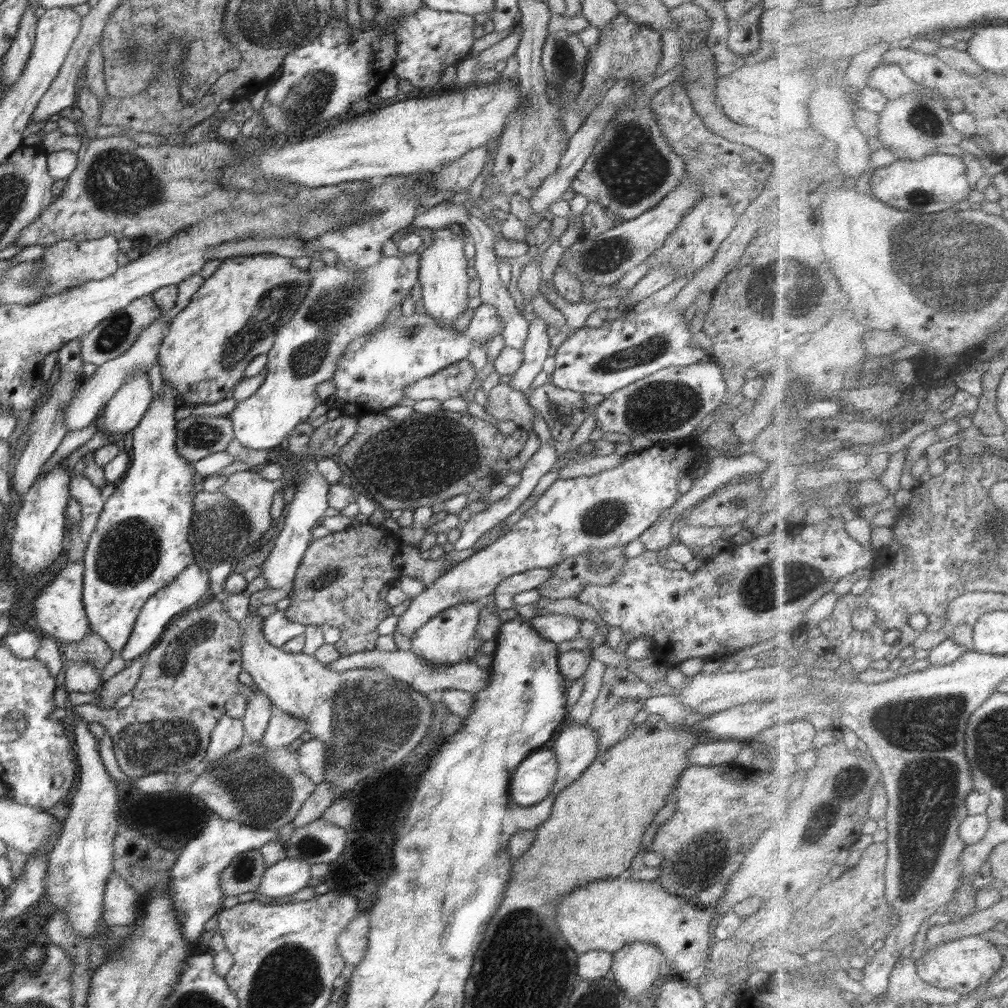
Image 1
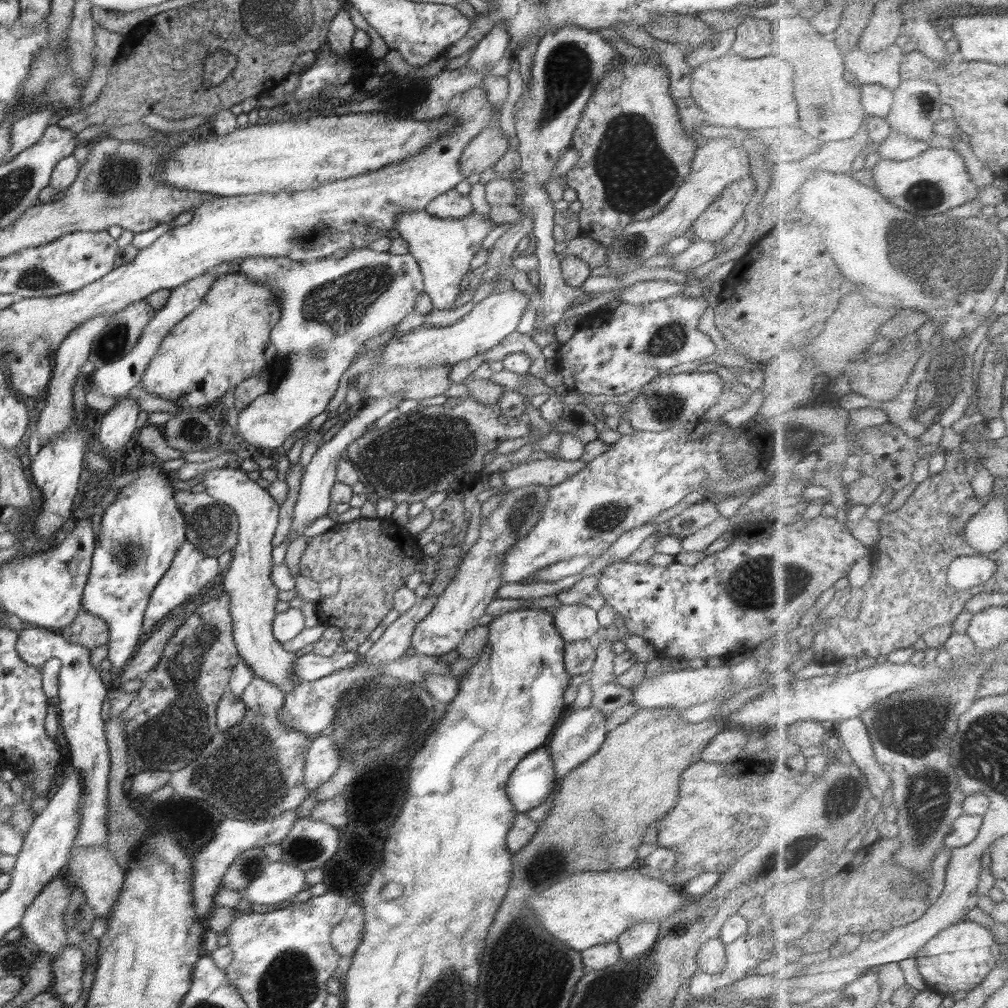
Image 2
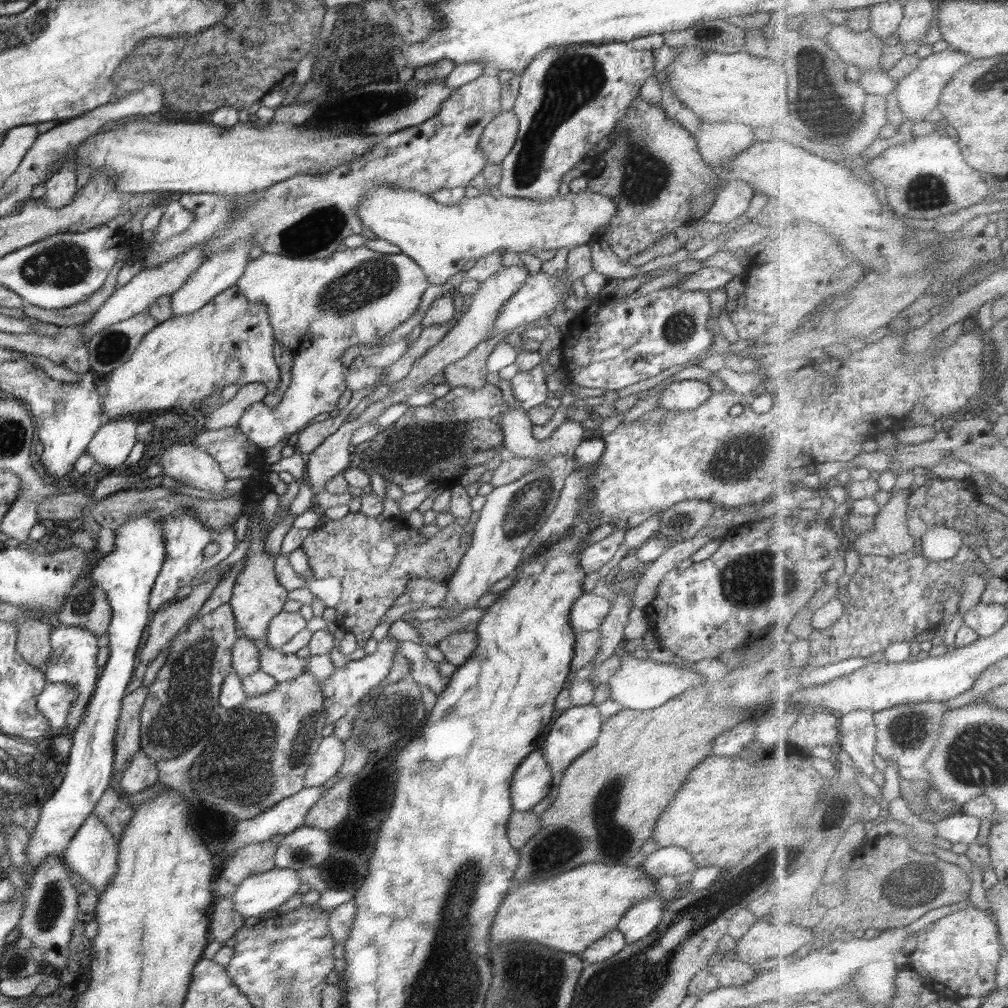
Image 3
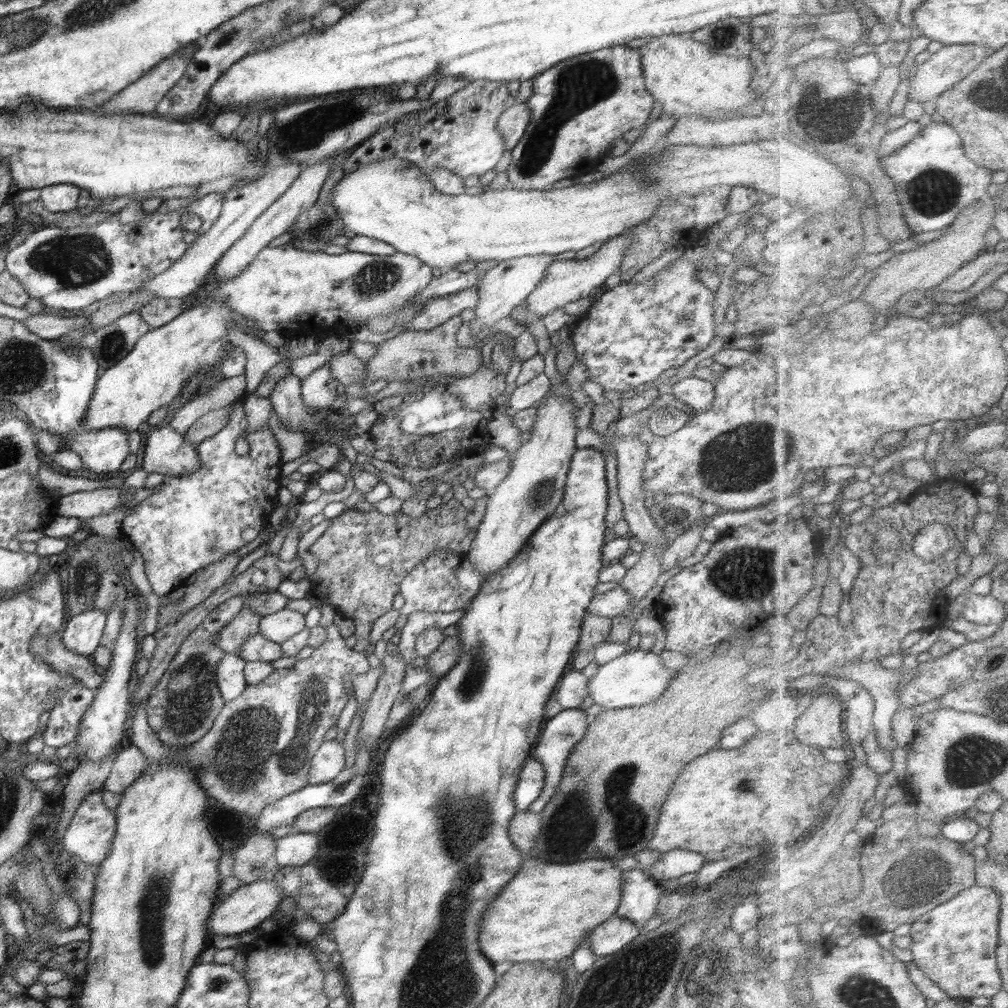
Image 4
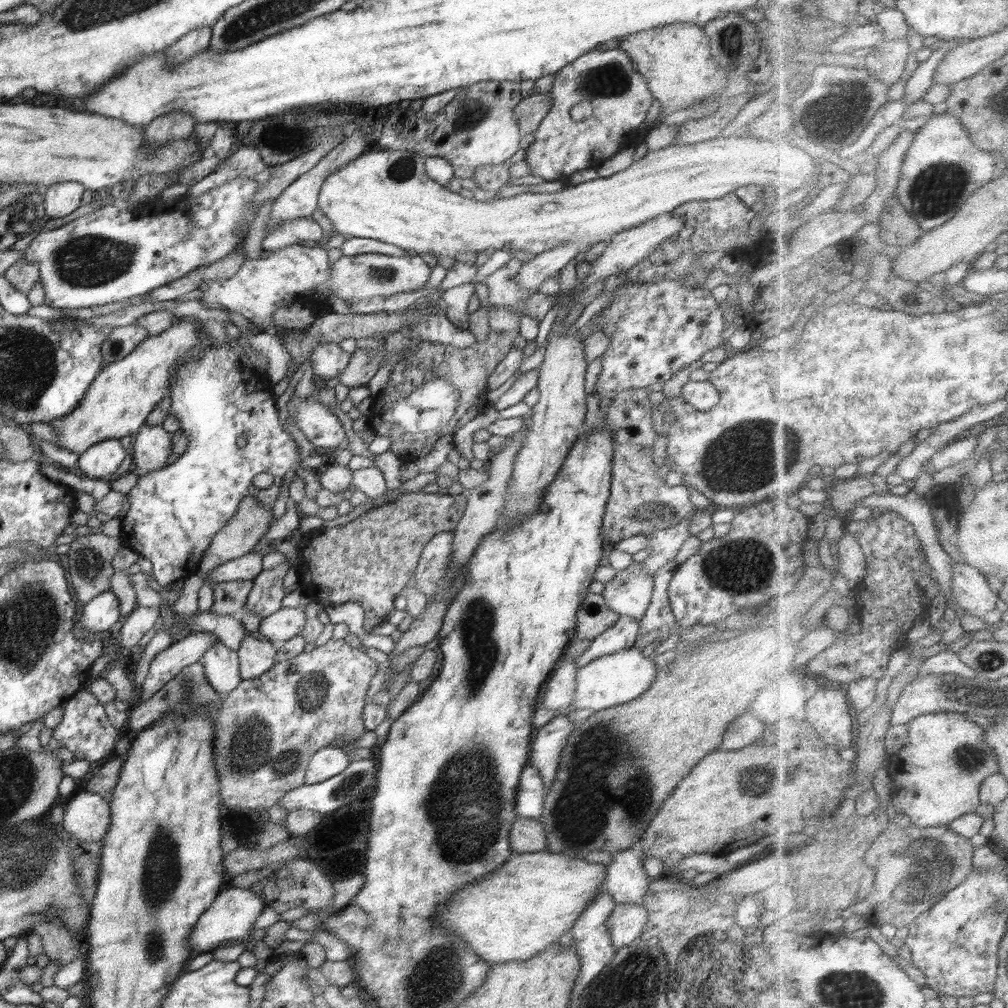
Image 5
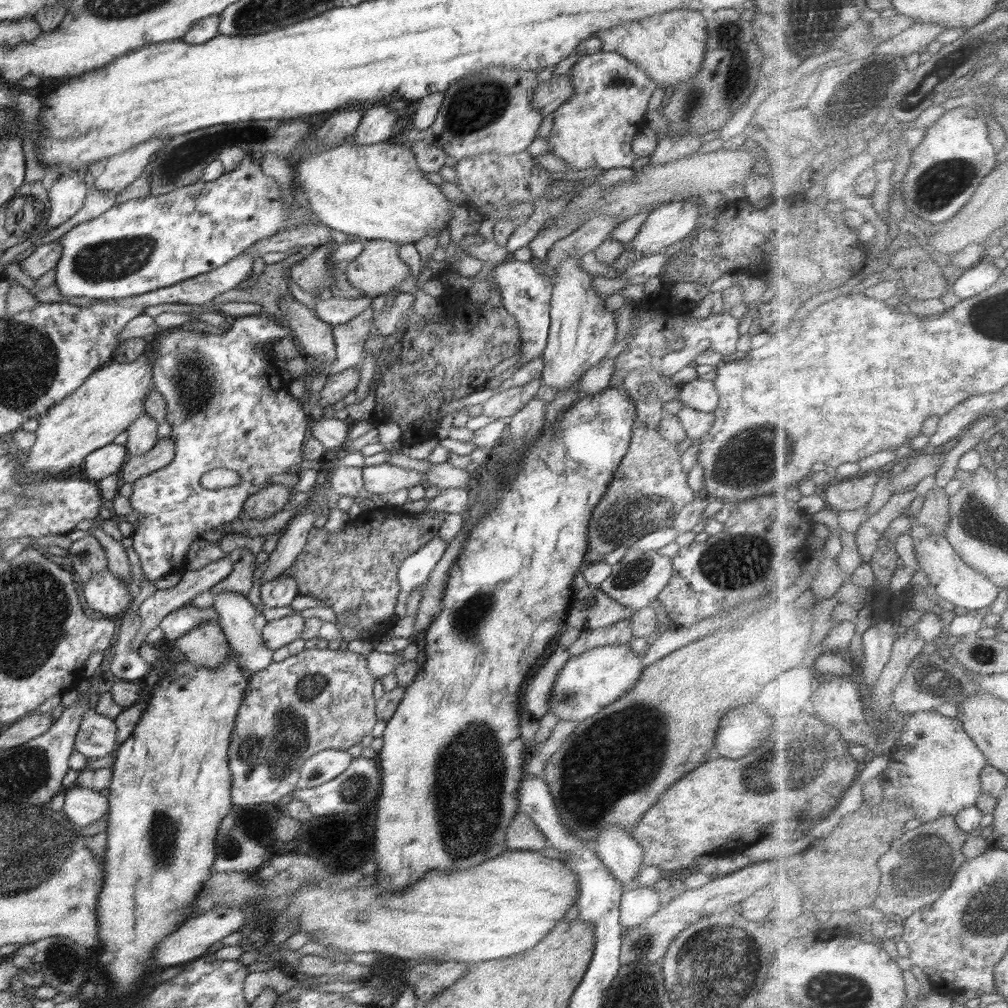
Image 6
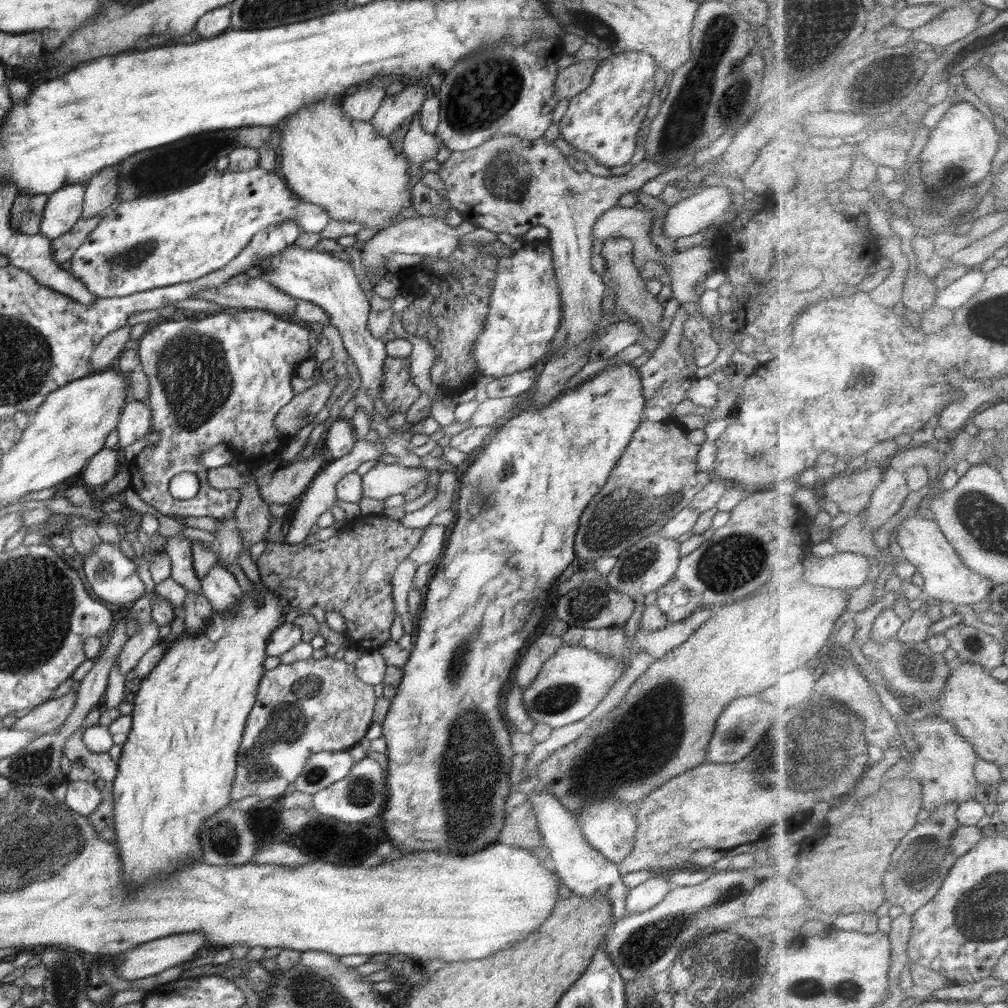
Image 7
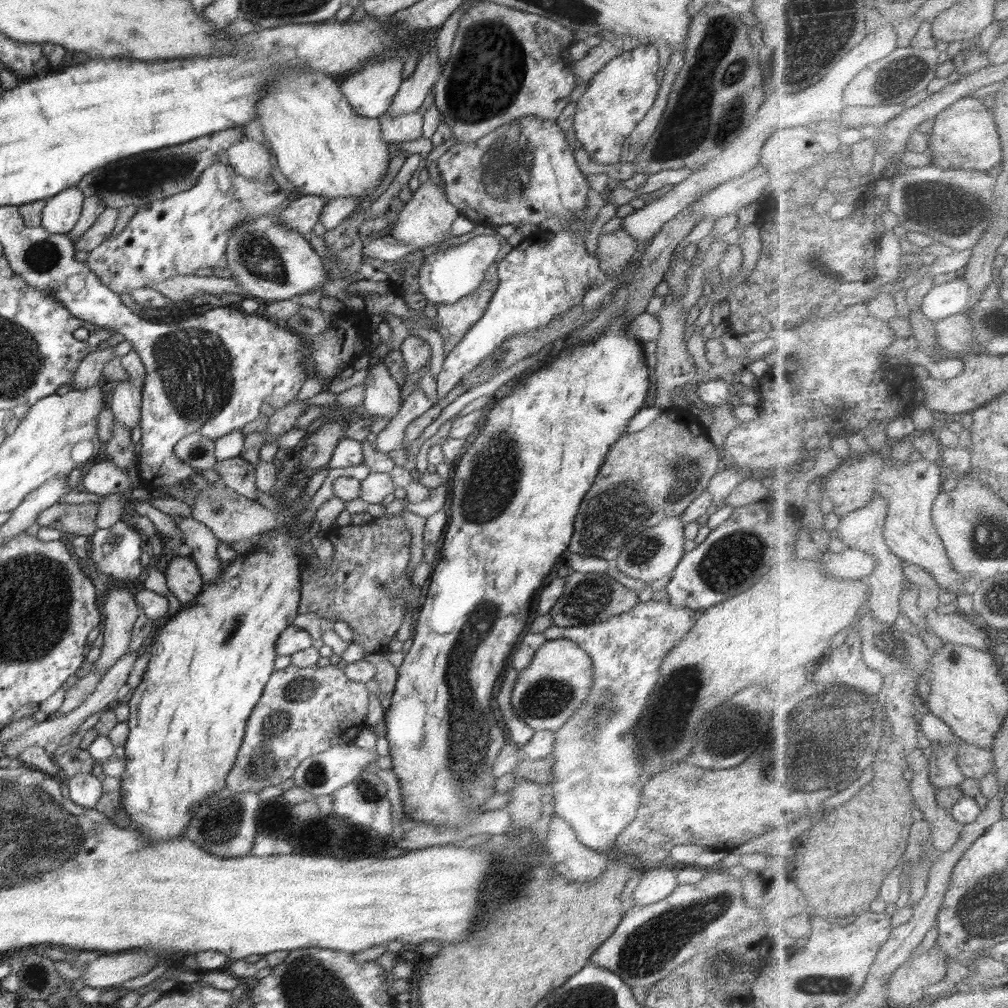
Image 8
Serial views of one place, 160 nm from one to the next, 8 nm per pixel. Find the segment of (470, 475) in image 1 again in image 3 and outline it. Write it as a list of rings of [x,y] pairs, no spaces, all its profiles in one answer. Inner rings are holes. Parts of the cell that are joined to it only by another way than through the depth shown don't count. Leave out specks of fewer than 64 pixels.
[[[488,384],[480,390],[471,390],[463,386],[454,386],[441,399],[421,407],[409,409],[394,424],[387,426],[376,437],[363,444],[353,447],[355,460],[365,455],[369,464],[376,472],[392,484],[401,485],[407,478],[422,476],[428,482],[440,482],[445,486],[459,483],[459,474],[464,474],[466,460],[472,458],[479,451],[489,451],[502,447],[503,432],[499,426],[501,414],[509,410],[508,403],[502,399],[502,391],[498,386]]]

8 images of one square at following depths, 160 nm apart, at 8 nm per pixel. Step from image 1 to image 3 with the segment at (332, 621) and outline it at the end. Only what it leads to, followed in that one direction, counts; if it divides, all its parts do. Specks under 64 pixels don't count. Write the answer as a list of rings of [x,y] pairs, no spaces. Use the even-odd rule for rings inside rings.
[[[360,511],[349,512],[344,518],[330,519],[318,529],[313,529],[303,540],[301,549],[308,555],[310,574],[316,579],[335,576],[341,578],[343,588],[340,602],[335,606],[335,623],[346,632],[352,633],[358,648],[364,649],[372,638],[372,630],[384,621],[384,614],[392,608],[398,596],[405,594],[407,582],[414,578],[431,578],[436,582],[449,580],[457,570],[463,555],[471,545],[471,535],[466,534],[469,518],[455,518],[434,537],[426,538],[418,529],[406,526],[402,519],[366,516]]]

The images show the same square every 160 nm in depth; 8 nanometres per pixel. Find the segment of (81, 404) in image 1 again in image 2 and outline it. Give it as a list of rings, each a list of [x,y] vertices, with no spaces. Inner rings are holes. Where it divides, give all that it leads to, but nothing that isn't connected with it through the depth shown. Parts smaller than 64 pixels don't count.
[[[209,270],[202,276],[197,276],[185,282],[182,286],[172,289],[172,294],[170,294],[166,305],[148,321],[148,324],[142,330],[142,334],[138,337],[137,345],[120,360],[105,363],[90,374],[89,384],[92,386],[92,391],[97,391],[104,396],[119,398],[128,394],[134,386],[140,385],[148,363],[154,358],[162,339],[177,325],[177,322],[186,318],[188,314],[191,314],[200,306],[211,284],[219,276],[211,275],[211,271]]]

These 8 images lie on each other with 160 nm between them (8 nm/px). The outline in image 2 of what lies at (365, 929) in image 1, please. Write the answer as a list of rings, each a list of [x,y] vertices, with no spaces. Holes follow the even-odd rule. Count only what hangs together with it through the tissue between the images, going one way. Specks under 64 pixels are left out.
[[[352,904],[347,908],[345,917],[332,929],[331,943],[341,956],[353,956],[364,933],[364,912],[362,906]]]

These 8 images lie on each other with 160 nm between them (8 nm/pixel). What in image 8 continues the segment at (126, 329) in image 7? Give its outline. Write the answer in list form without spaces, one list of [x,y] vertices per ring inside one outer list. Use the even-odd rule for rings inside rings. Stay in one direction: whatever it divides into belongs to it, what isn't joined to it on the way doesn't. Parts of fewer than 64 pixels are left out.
[[[107,347],[103,350],[94,350],[88,353],[81,360],[69,387],[84,390],[105,382],[103,376],[104,366],[114,357],[115,352],[112,347]]]

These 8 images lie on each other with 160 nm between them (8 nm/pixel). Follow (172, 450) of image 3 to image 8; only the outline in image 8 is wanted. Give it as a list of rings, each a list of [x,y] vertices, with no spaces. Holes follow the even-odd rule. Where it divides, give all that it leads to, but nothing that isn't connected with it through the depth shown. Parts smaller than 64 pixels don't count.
[[[132,379],[121,380],[113,387],[110,408],[115,416],[115,422],[132,431],[140,422],[142,387]]]

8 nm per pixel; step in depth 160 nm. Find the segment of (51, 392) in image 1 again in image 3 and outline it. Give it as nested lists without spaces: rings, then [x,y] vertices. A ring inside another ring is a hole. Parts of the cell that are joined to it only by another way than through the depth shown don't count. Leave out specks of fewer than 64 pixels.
[[[202,243],[202,245],[198,245],[196,249],[192,248],[184,254],[175,256],[164,266],[159,266],[152,270],[142,270],[126,285],[117,286],[114,294],[96,310],[96,314],[85,324],[85,329],[83,330],[85,338],[89,341],[95,334],[102,332],[107,326],[128,320],[132,318],[132,316],[140,314],[140,312],[147,311],[153,302],[160,300],[162,297],[172,296],[172,294],[183,285],[183,282],[186,282],[186,279],[198,266],[208,258],[208,250],[210,250],[208,243]]]

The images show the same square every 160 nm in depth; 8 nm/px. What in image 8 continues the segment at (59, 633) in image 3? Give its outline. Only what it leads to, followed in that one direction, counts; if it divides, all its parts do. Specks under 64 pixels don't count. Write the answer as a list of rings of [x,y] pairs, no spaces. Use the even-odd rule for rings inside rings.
[[[121,520],[110,528],[97,528],[91,536],[90,558],[96,568],[114,583],[132,586],[143,570],[139,530]]]

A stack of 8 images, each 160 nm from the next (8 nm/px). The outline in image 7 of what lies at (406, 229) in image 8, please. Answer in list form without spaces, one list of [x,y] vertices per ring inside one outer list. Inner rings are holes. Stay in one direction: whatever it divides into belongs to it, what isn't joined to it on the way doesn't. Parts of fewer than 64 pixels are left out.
[[[422,217],[408,218],[402,222],[394,223],[388,229],[380,230],[373,238],[366,241],[364,249],[361,250],[361,263],[369,272],[369,276],[375,276],[379,270],[388,272],[385,262],[391,257],[391,254],[398,252],[400,254],[419,254],[424,256],[446,258],[450,256],[459,246],[460,239],[469,230],[467,225],[453,228],[445,224],[444,218]]]

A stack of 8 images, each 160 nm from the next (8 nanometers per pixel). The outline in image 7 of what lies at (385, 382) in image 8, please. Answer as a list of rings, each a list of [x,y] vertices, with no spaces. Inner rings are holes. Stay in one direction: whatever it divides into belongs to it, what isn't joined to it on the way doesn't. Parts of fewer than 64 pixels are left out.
[[[294,245],[267,258],[264,263],[255,264],[254,268],[258,265],[265,268],[261,278],[270,282],[272,286],[276,286],[284,294],[289,294],[298,301],[312,302],[328,314],[332,326],[335,326],[342,335],[344,348],[358,368],[358,374],[361,376],[360,387],[366,390],[365,393],[372,400],[375,400],[372,395],[379,398],[383,381],[383,364],[389,359],[385,343],[368,330],[367,319],[371,308],[362,291],[352,261],[341,260],[327,252],[302,250]]]

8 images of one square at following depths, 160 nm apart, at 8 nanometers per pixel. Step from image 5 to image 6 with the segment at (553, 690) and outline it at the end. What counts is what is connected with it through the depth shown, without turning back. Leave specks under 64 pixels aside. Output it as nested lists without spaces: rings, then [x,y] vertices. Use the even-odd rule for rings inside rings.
[[[556,642],[550,648],[551,654],[547,656],[544,666],[538,670],[532,678],[526,682],[526,692],[522,694],[526,702],[526,711],[530,713],[535,720],[541,720],[548,711],[548,701],[551,699],[551,692],[554,689],[554,683],[564,668],[564,664],[570,660],[570,654],[567,650],[559,646]]]

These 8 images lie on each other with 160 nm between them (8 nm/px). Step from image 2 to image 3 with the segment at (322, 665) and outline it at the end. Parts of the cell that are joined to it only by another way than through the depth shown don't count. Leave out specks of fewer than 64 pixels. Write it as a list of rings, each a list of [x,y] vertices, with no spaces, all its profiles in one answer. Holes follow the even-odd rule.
[[[268,645],[259,649],[259,670],[272,676],[278,683],[292,681],[304,675],[308,667],[308,658],[298,658],[296,654],[282,654]]]

